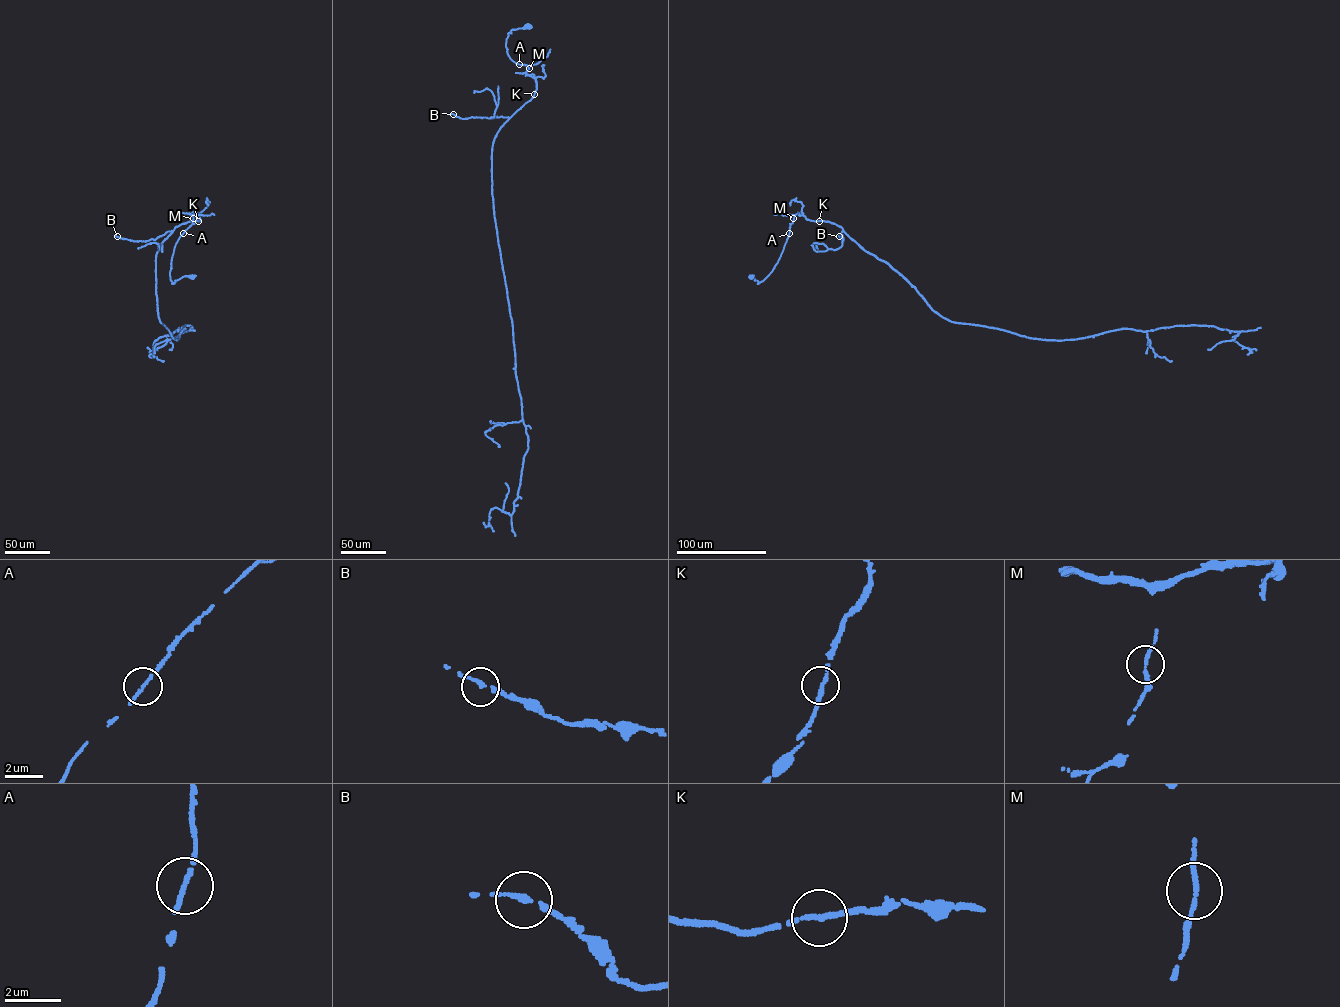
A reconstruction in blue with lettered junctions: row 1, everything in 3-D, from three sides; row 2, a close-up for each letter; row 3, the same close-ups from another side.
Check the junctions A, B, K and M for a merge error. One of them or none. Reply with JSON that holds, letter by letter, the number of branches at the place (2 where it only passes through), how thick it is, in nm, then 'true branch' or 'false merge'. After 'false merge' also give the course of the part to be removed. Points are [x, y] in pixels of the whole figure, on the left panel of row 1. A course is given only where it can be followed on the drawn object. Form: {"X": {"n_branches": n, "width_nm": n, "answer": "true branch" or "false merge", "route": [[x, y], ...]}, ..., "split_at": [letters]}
{"A": {"n_branches": 2, "width_nm": 140, "answer": "true branch"}, "B": {"n_branches": 2, "width_nm": 140, "answer": "true branch"}, "K": {"n_branches": 2, "width_nm": 180, "answer": "true branch"}, "M": {"n_branches": 2, "width_nm": 160, "answer": "true branch"}, "split_at": []}

